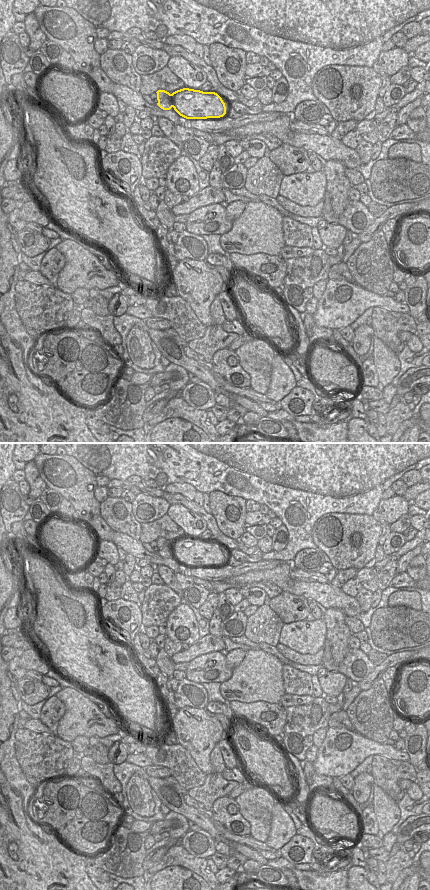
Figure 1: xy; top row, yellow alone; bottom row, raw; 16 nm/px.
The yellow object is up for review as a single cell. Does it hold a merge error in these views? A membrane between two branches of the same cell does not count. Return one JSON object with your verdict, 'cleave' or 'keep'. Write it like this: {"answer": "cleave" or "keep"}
{"answer": "keep"}

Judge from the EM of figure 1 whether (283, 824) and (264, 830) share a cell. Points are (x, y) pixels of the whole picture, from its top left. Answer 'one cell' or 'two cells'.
two cells

